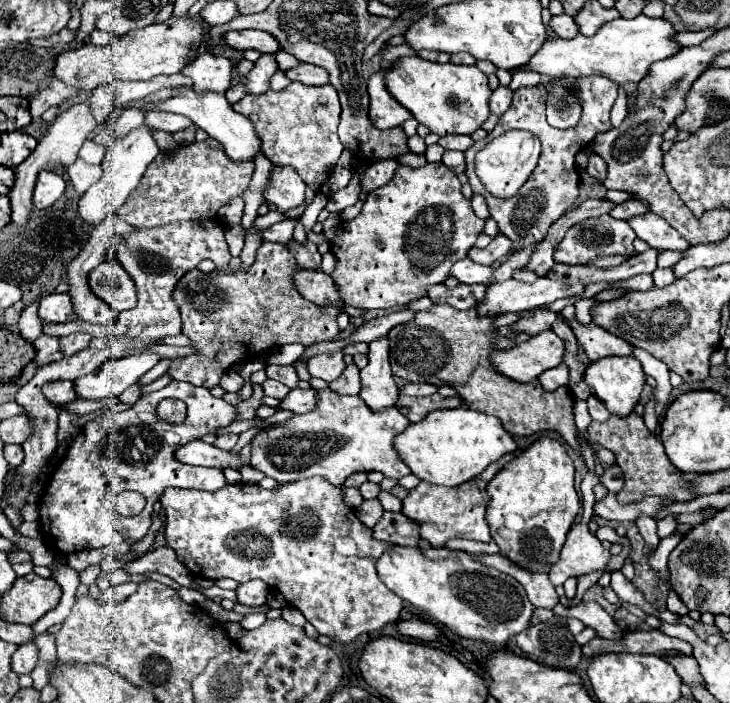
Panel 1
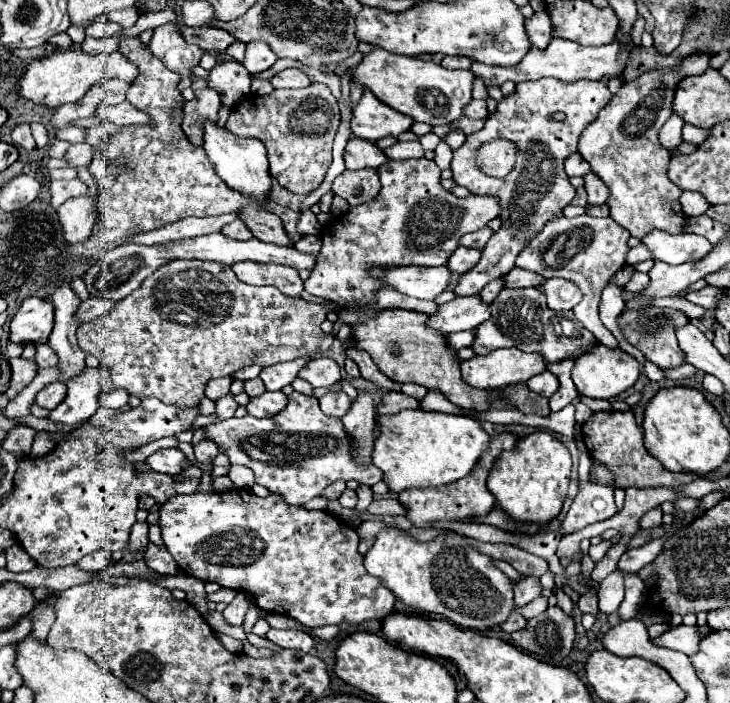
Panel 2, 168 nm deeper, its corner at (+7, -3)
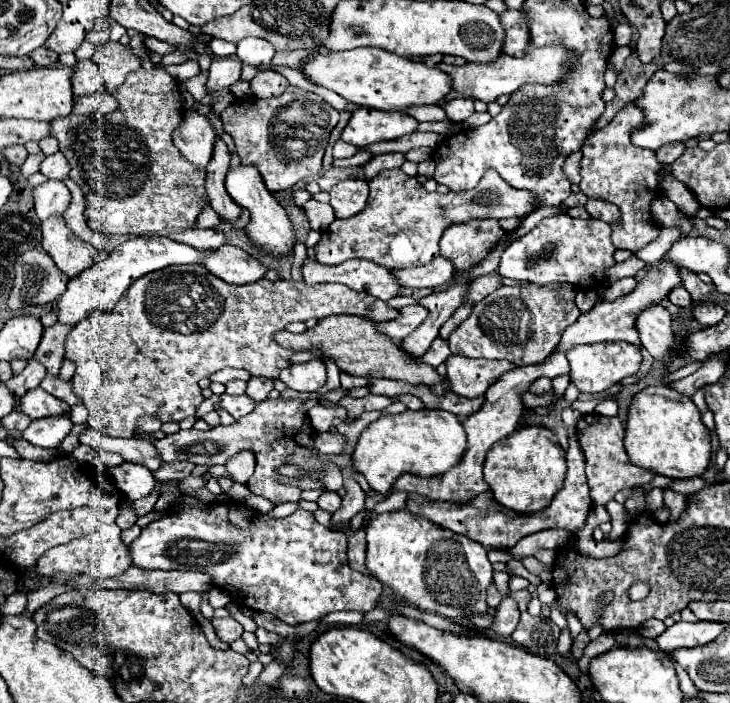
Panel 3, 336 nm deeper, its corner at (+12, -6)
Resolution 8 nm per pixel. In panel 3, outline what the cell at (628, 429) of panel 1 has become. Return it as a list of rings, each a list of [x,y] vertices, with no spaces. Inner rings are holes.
[[[598,412],[584,414],[578,424],[578,442],[586,456],[586,476],[590,486],[590,496],[594,504],[608,504],[618,490],[624,488],[640,488],[644,484],[650,484],[658,474],[652,470],[644,470],[636,464],[630,464],[630,458],[624,448],[624,424],[618,416],[602,416]]]

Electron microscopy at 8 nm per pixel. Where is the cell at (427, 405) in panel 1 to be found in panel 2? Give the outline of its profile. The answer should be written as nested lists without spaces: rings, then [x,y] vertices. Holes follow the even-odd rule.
[[[385,393],[377,405],[379,415],[389,415],[389,413],[399,413],[403,409],[419,409],[419,401],[413,397],[407,397],[405,393]]]

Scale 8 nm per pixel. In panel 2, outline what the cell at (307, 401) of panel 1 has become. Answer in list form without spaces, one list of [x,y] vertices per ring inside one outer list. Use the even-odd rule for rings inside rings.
[[[281,391],[275,393],[263,393],[257,397],[251,397],[247,403],[247,413],[253,417],[271,417],[273,413],[279,413],[285,407],[287,395]]]

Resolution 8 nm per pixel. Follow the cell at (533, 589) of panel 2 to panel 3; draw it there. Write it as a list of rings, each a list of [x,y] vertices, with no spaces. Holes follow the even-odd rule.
[[[506,598],[496,614],[494,614],[494,624],[492,624],[492,630],[500,636],[510,636],[514,632],[514,628],[518,626],[518,618],[520,618],[520,610],[518,610],[518,604],[514,598]]]

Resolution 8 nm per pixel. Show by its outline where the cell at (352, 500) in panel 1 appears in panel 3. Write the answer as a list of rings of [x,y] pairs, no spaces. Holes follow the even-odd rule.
[[[280,504],[280,506],[274,506],[274,510],[270,512],[270,516],[272,518],[286,518],[286,516],[290,516],[290,514],[294,514],[296,510],[298,510],[300,506],[298,504]]]

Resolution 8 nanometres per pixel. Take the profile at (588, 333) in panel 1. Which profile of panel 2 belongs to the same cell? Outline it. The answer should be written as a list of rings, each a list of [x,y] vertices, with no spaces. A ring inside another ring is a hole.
[[[527,287],[527,289],[501,289],[499,295],[493,299],[493,303],[489,305],[491,317],[475,327],[475,339],[471,343],[471,349],[475,351],[475,355],[487,355],[495,349],[501,347],[517,347],[525,353],[541,353],[543,359],[547,363],[555,363],[555,361],[563,361],[565,357],[569,357],[575,349],[581,349],[577,353],[583,355],[585,351],[593,349],[597,345],[597,339],[573,317],[573,311],[553,311],[545,305],[543,293],[535,287]],[[555,317],[567,317],[571,319],[577,327],[579,327],[579,337],[565,337],[565,335],[557,335],[555,333]]]

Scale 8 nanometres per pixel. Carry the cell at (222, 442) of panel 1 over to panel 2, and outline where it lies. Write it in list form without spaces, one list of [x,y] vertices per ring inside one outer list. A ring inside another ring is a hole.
[[[201,441],[193,449],[195,449],[195,461],[197,463],[211,463],[217,455],[217,445],[213,445],[211,441]]]

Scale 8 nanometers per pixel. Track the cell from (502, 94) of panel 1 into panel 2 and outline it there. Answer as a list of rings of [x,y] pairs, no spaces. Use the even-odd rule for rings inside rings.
[[[471,99],[471,101],[463,107],[463,115],[465,115],[465,117],[473,117],[473,119],[485,119],[485,117],[487,117],[487,103],[485,103],[485,101],[475,101],[475,99]]]

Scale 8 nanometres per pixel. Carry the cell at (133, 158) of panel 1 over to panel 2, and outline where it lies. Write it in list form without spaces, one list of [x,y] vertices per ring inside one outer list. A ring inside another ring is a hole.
[[[69,199],[57,209],[57,219],[63,229],[63,237],[69,245],[87,241],[93,235],[93,225],[97,219],[97,199]]]

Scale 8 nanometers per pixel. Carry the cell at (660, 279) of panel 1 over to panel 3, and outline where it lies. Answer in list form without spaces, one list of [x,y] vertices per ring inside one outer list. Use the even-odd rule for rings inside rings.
[[[622,278],[622,280],[618,280],[618,282],[614,282],[614,284],[610,284],[610,286],[606,288],[604,300],[616,300],[616,298],[632,292],[634,286],[636,286],[636,280],[634,280],[634,278]]]

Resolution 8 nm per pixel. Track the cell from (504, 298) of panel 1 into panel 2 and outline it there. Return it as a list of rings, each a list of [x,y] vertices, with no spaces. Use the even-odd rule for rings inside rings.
[[[455,297],[453,301],[439,305],[437,313],[429,315],[427,323],[431,329],[437,329],[441,333],[453,333],[453,331],[465,331],[475,329],[489,317],[489,307],[477,297]]]

